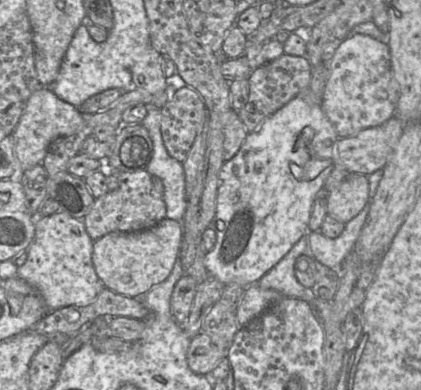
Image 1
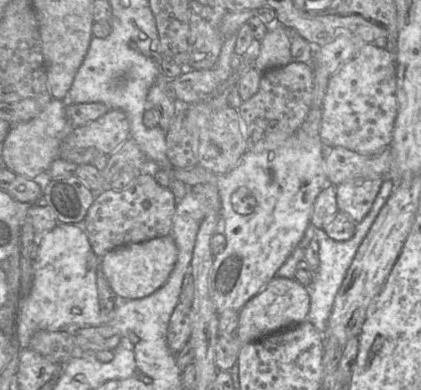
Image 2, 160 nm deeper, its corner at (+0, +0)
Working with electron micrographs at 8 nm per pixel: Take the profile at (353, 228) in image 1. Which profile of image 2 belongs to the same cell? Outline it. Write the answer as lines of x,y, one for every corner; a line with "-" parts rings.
384,179
372,207
367,215
360,222
356,223
355,233
350,239
346,241
336,241
328,237
324,230
318,228
315,230
315,239
319,242
320,265
318,270
314,273
313,282
307,287
311,298
310,312
307,320
322,334
324,334
328,328
328,322
336,295
354,256
393,189
394,182
391,179

